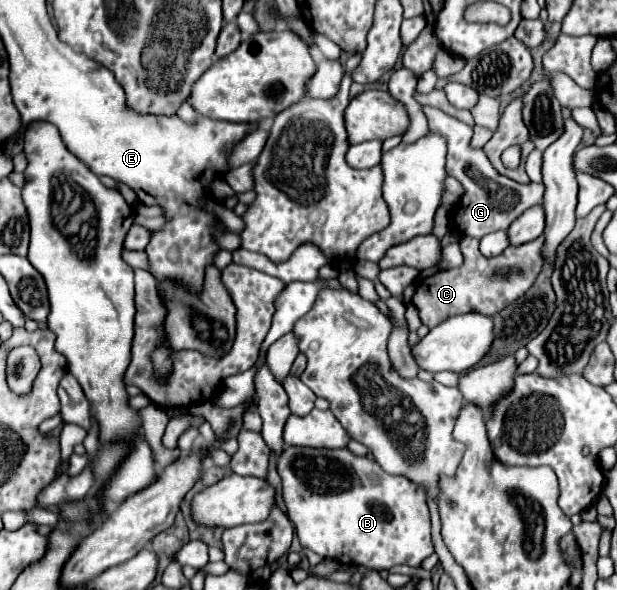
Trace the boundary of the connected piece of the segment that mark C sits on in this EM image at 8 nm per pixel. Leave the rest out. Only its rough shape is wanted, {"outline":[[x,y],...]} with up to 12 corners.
{"outline":[[544,235],[468,259],[418,285],[412,303],[436,327],[472,311],[494,317],[532,287]]}

